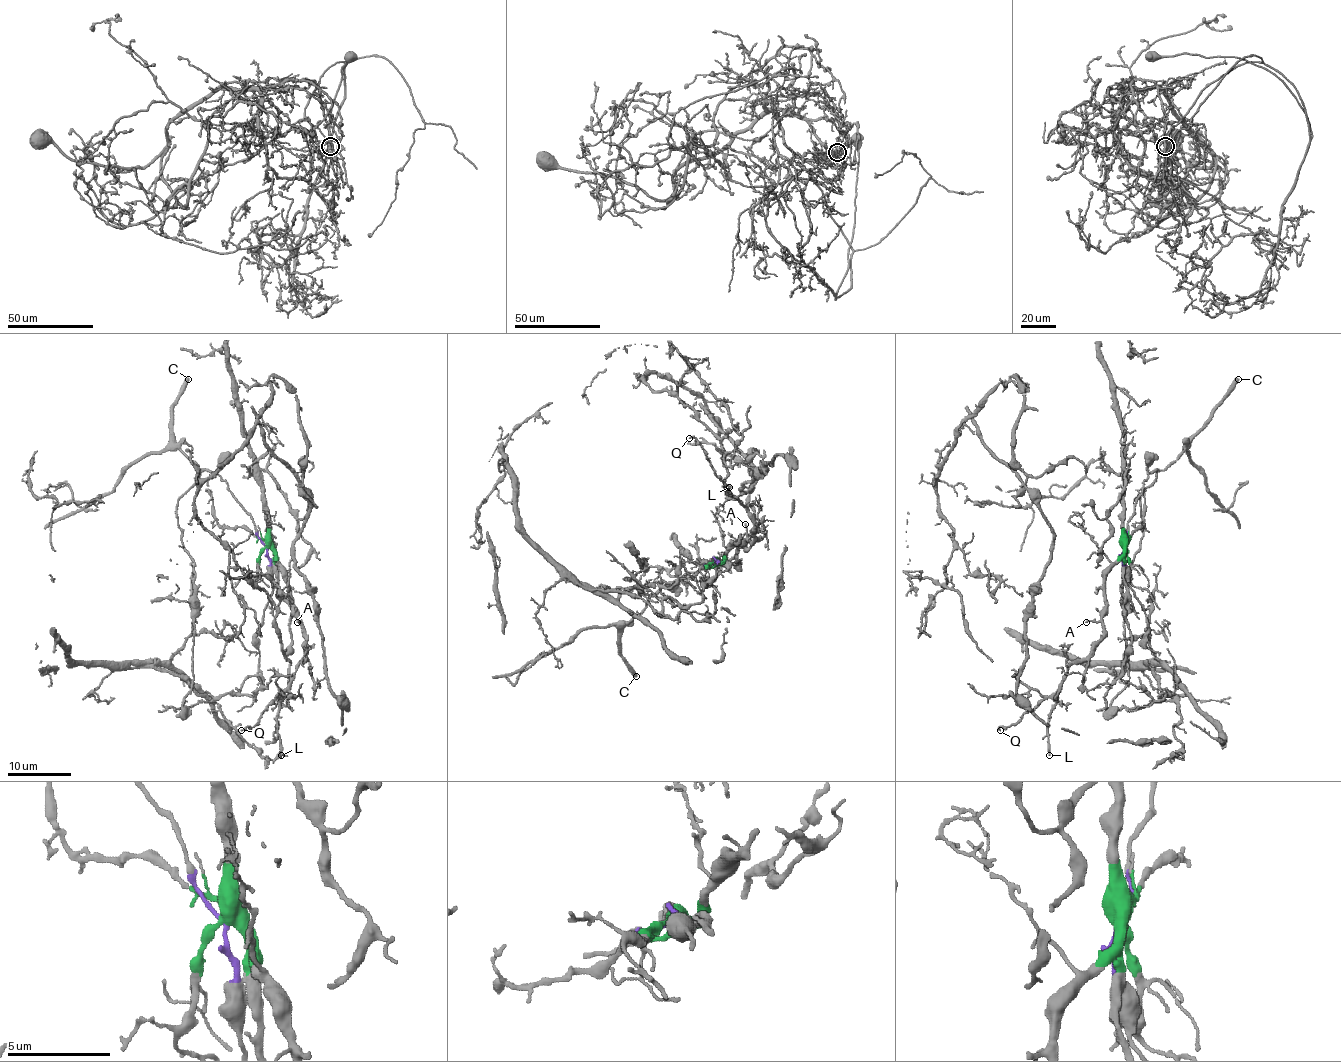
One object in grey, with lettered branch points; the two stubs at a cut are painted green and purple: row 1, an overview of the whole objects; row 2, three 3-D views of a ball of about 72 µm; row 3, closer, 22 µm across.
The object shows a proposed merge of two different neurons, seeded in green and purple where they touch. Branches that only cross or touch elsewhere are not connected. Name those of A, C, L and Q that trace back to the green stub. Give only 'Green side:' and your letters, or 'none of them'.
Green side: A, L, Q

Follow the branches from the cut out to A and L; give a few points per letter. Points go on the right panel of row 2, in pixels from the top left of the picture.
A: (1124, 547), (1122, 557), (1106, 574), (1105, 614), (1098, 621), (1086, 622)
L: (1124, 547), (1122, 557), (1106, 574), (1103, 637), (1086, 657), (1068, 668), (1057, 694), (1047, 729), (1049, 755)

